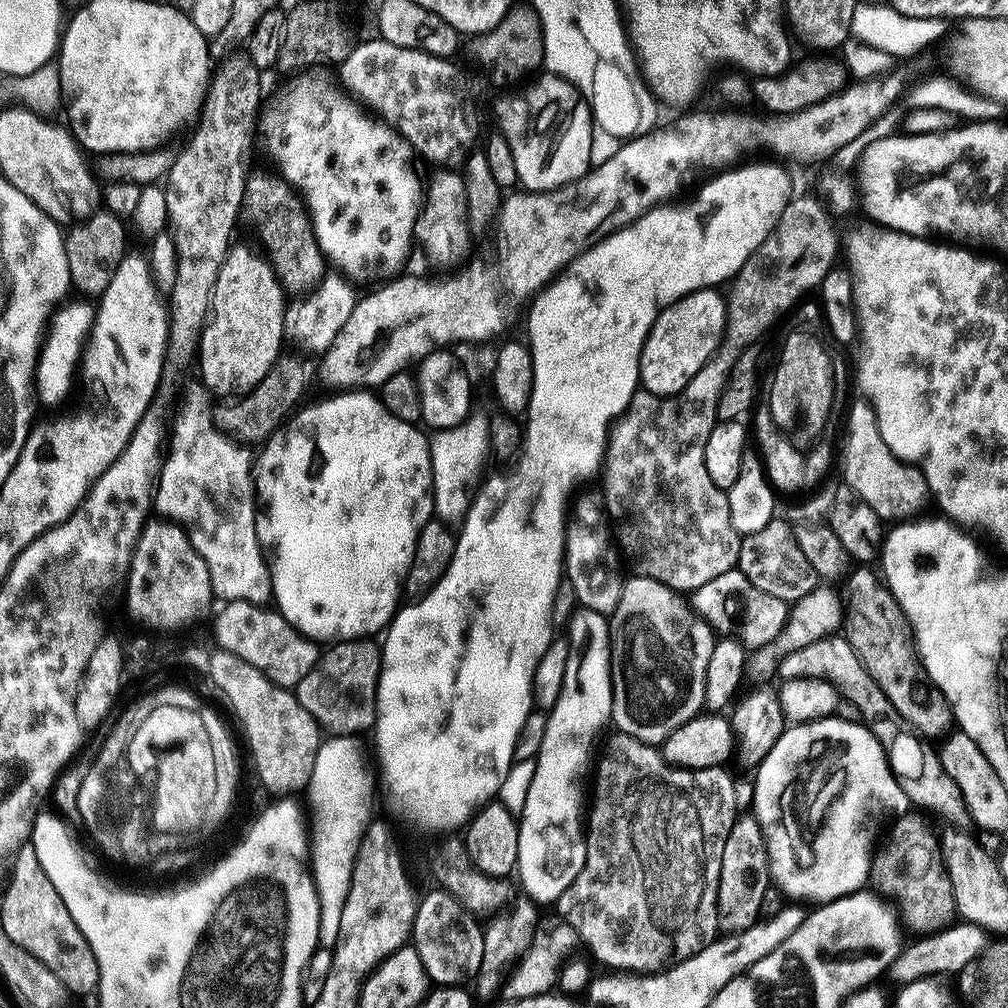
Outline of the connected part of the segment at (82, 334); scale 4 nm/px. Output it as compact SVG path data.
M69 299L67 302L61 303L52 313L46 329L44 343L36 362L36 378L34 381L34 392L41 405L43 405L42 403L62 403L67 398L68 391L72 388L72 379L75 381L78 376L78 365L84 355L88 333L92 331L96 309L87 299L76 299L80 300Z

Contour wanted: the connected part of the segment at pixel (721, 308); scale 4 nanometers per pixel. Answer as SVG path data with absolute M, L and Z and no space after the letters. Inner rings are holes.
M703 288L697 292L686 294L678 302L666 306L658 314L654 326L650 326L650 334L640 355L640 382L645 392L656 396L677 396L681 390L706 366L706 362L720 348L724 339L724 327L728 321L728 306L723 295L719 296L716 288Z

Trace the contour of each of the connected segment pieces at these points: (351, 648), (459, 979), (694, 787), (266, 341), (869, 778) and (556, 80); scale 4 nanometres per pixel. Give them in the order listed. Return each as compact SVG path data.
M365 638L362 640L342 640L331 645L332 648L327 652L327 650L321 651L320 658L317 660L315 666L310 670L310 674L306 674L306 678L302 678L302 682L298 682L295 686L296 697L298 702L302 702L302 706L308 711L311 716L316 719L317 724L320 725L321 729L325 733L331 734L336 738L348 738L353 734L360 734L356 732L364 732L373 727L376 723L376 691L378 690L378 682L380 681L380 654L382 651L381 645L377 643L375 639Z
M443 890L435 891L419 897L410 944L418 958L422 958L422 966L433 985L464 986L480 973L484 929L481 921L465 910L458 898Z
M617 731L616 736L612 736L608 741L605 739L604 744L604 757L597 759L594 764L594 780L596 776L596 789L591 789L590 792L590 807L586 812L586 835L584 841L586 842L586 862L582 866L582 870L578 874L578 878L574 878L574 882L570 882L570 886L566 886L566 890L558 897L554 905L555 915L560 919L566 921L570 927L576 931L579 943L581 945L588 944L588 948L592 951L591 959L595 961L597 965L600 964L613 964L613 969L625 970L630 974L651 974L653 972L659 972L665 966L671 966L679 961L690 958L694 954L698 954L698 950L702 950L713 940L717 939L720 932L720 923L718 922L718 882L720 881L720 875L722 874L722 846L726 846L726 838L730 834L730 830L734 826L738 815L738 809L736 809L736 784L732 781L732 776L723 767L718 768L673 768L671 764L667 764L662 755L659 747L651 744L643 744L641 740L636 740L633 736L627 736L625 732Z
M239 242L229 247L222 262L222 270L218 270L208 319L204 331L200 334L199 379L216 398L242 396L254 386L258 386L258 382L262 382L262 378L270 374L270 370L280 359L282 355L280 343L285 343L286 340L284 335L286 290L276 277L267 255L253 248L247 248Z
M838 714L827 716L821 720L811 720L805 724L785 727L784 732L778 738L778 742L774 742L770 754L766 754L766 758L762 758L762 762L755 765L754 772L756 772L756 785L752 788L752 806L754 808L752 810L756 820L760 823L762 834L766 838L768 874L771 883L792 902L813 900L812 904L819 906L829 904L831 900L837 900L843 896L853 896L856 892L861 891L870 880L872 858L874 849L878 844L876 835L879 834L880 827L884 823L887 825L897 814L903 814L910 808L909 798L902 790L902 786L893 774L891 766L888 765L888 756L884 753L884 748L878 742L876 735L868 729L867 724L846 722Z
M537 75L528 82L533 84L525 83L520 86L525 88L508 92L496 100L499 135L510 142L510 154L514 154L514 166L518 169L519 187L529 192L561 188L582 179L593 167L591 103L571 79L543 75Z

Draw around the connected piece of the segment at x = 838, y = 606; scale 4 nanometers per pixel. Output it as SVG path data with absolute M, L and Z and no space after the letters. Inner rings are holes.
M818 586L810 594L806 594L802 599L791 605L788 621L782 630L782 634L778 634L778 638L774 638L774 642L755 649L749 655L746 669L746 676L749 681L768 682L771 676L777 675L780 659L783 656L794 650L802 650L802 646L810 646L810 642L818 642L824 636L835 636L841 631L846 615L846 604L841 593L837 589L836 593L832 588L834 587Z

